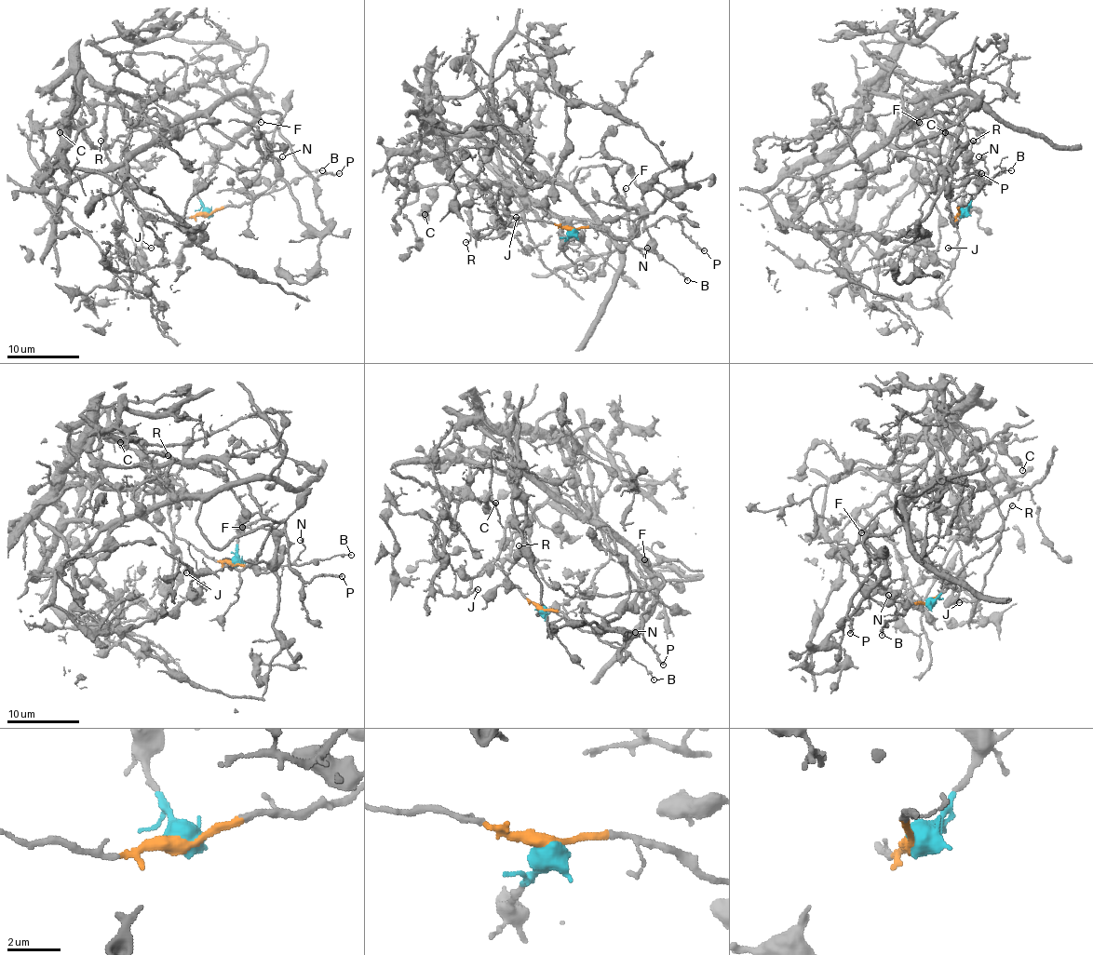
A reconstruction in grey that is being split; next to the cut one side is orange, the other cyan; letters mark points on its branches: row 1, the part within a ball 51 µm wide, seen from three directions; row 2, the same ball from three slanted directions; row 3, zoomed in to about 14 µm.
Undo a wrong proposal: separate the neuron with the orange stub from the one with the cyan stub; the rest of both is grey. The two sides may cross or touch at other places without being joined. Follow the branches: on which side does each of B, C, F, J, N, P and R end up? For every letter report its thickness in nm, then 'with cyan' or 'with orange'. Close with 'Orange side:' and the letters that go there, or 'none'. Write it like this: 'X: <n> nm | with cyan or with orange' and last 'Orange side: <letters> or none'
B: 100 nm | with orange
C: 160 nm | with cyan
F: 140 nm | with cyan
J: 140 nm | with orange
N: 130 nm | with orange
P: 200 nm | with cyan
R: 120 nm | with orange
Orange side: B, J, N, R

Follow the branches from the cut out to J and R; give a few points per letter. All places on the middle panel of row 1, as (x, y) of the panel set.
J: (571, 229), (502, 215), (485, 235), (477, 233), (489, 226), (500, 227), (517, 217)
R: (571, 229), (502, 215), (485, 235), (471, 236), (471, 240), (465, 242)

